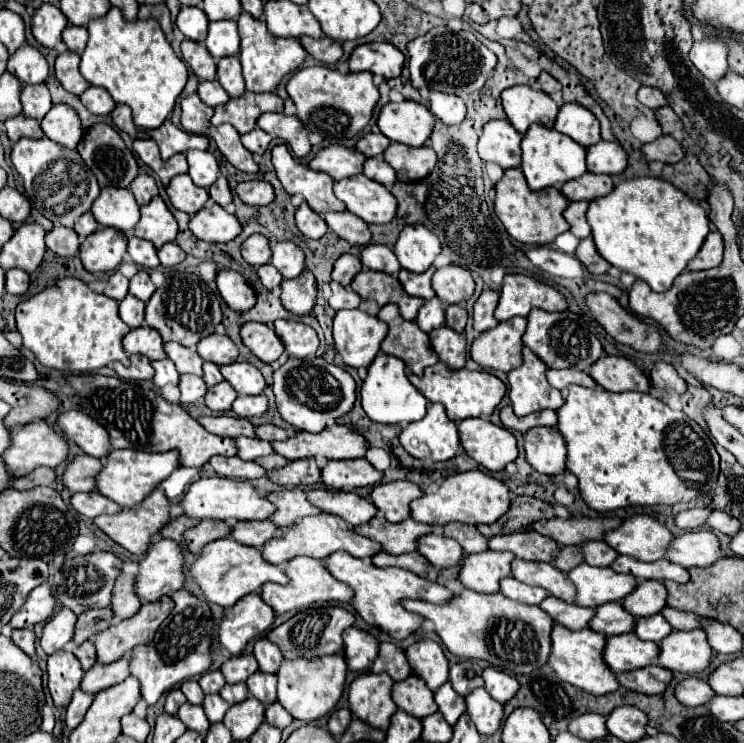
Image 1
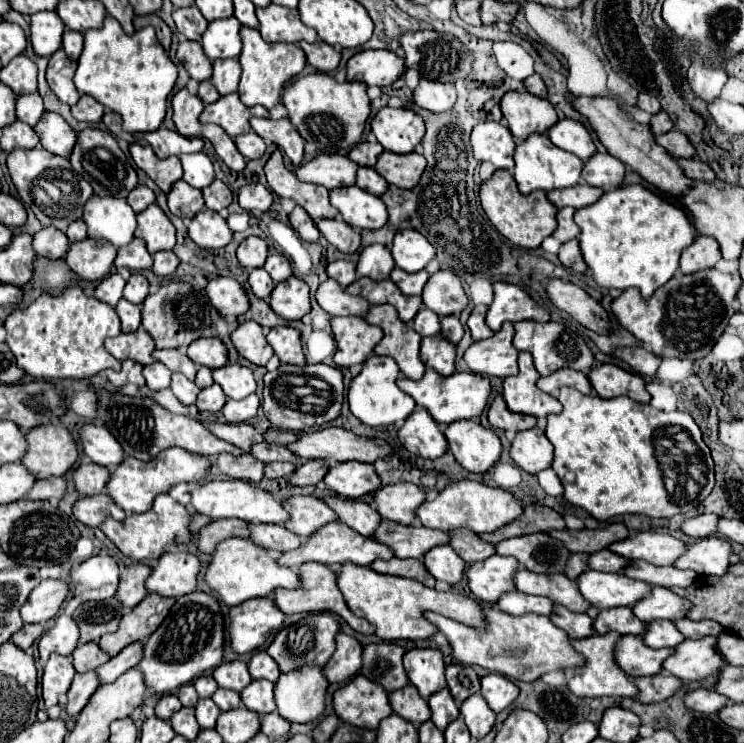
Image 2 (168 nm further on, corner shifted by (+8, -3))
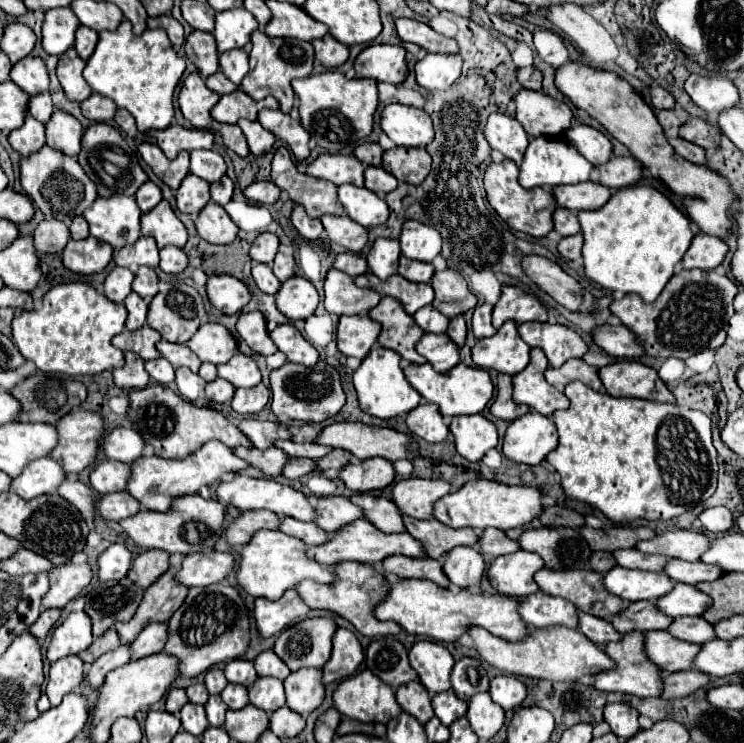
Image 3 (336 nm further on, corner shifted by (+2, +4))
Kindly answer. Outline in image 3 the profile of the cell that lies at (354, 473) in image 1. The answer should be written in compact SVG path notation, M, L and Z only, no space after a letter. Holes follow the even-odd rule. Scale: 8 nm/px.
M371 457L365 461L349 461L341 471L339 479L355 493L383 489L393 483L395 471L391 461L383 457Z

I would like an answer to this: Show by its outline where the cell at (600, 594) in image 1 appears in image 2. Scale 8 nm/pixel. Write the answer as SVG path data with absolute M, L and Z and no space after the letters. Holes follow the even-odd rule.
M587 570L577 580L581 594L597 608L617 608L617 606L635 606L641 598L651 592L651 586L627 578L625 574L607 574L597 570Z

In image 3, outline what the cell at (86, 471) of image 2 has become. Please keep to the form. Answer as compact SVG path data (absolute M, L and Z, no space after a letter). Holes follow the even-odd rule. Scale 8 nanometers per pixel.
M105 459L91 469L91 487L101 495L113 493L113 491L123 491L127 487L129 471L131 471L129 465L125 465L121 461Z

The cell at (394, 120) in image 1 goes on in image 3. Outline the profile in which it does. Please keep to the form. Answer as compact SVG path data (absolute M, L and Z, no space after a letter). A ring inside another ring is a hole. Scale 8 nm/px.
M391 103L381 113L381 129L401 147L425 147L433 141L431 117L417 107Z

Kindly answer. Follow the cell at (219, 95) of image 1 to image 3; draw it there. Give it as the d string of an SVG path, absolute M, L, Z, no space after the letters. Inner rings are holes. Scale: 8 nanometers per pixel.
M221 71L209 75L209 77L205 79L205 85L207 85L211 91L217 91L219 95L223 95L223 93L231 93L231 91L237 89L237 85L231 83L231 81L221 73Z

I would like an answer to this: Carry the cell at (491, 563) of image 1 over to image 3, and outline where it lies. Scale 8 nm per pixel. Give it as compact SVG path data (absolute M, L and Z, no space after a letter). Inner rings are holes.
M515 551L497 557L487 569L489 583L507 597L525 597L539 591L533 583L533 573L543 567L543 559L529 551Z

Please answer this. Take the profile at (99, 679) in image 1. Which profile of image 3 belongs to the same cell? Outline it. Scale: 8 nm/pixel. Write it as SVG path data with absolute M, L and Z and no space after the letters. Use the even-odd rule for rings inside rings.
M151 623L151 625L147 625L137 635L137 639L129 645L129 649L131 649L131 661L143 659L147 655L161 653L165 641L167 641L167 623Z

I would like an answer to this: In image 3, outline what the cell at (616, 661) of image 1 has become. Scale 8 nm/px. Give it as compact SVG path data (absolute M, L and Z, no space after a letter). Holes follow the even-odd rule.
M647 631L645 635L645 655L661 671L685 671L693 667L693 657L699 651L699 645L679 641L667 631Z

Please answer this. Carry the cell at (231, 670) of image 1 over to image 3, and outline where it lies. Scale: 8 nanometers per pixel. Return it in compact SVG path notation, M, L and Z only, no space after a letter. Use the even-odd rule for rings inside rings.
M233 659L225 665L225 677L229 683L241 683L241 685L249 687L257 679L257 673L255 673L253 661Z

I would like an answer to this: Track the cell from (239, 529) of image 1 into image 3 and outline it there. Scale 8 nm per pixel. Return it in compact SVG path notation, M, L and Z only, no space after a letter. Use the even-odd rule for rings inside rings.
M279 517L279 531L301 539L307 545L321 545L329 539L329 535L319 529L315 523L305 523L293 517Z

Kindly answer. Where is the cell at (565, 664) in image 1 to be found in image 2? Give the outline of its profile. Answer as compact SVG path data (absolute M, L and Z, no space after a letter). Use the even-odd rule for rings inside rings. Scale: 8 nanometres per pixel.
M593 634L593 636L585 638L585 640L571 642L573 648L577 648L587 660L583 668L569 668L569 670L565 670L567 686L569 686L569 690L573 690L573 694L577 694L581 698L585 698L585 696L589 696L589 698L601 698L601 696L637 698L639 696L639 690L633 684L633 680L615 662L615 644L617 644L617 640L619 640L617 634L605 634L605 636Z

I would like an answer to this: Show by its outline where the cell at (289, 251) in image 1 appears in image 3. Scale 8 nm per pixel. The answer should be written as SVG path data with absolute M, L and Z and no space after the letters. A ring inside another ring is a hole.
M279 251L275 261L273 261L273 273L277 275L279 281L285 281L291 275L295 275L295 259L293 259L293 255L285 255L285 253Z

